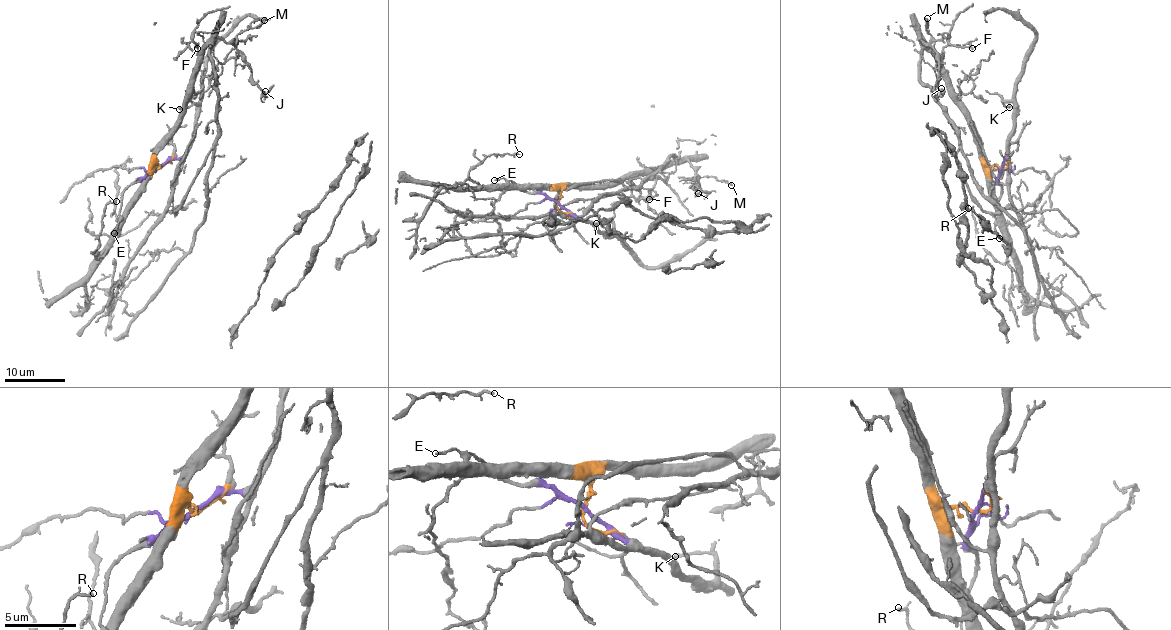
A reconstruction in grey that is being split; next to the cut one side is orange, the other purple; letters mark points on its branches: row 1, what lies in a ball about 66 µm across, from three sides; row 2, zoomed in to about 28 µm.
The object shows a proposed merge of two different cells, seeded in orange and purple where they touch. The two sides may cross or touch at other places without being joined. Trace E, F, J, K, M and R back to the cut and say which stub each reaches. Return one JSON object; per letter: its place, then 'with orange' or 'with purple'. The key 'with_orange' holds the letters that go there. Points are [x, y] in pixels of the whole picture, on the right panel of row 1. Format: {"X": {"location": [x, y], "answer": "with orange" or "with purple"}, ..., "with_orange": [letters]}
{"E": {"location": [999, 238], "answer": "with purple"}, "F": {"location": [972, 48], "answer": "with orange"}, "J": {"location": [941, 88], "answer": "with orange"}, "K": {"location": [1009, 107], "answer": "with purple"}, "M": {"location": [927, 18], "answer": "with orange"}, "R": {"location": [968, 208], "answer": "with orange"}, "with_orange": ["F", "J", "M", "R"]}

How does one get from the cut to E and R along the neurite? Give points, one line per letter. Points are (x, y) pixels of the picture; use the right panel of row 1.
E: (1001, 167), (998, 178), (1002, 187), (996, 206), (994, 230), (999, 238)
R: (1001, 167), (992, 165), (990, 176), (1008, 254), (1004, 262), (998, 261), (977, 239), (974, 216), (969, 208)

